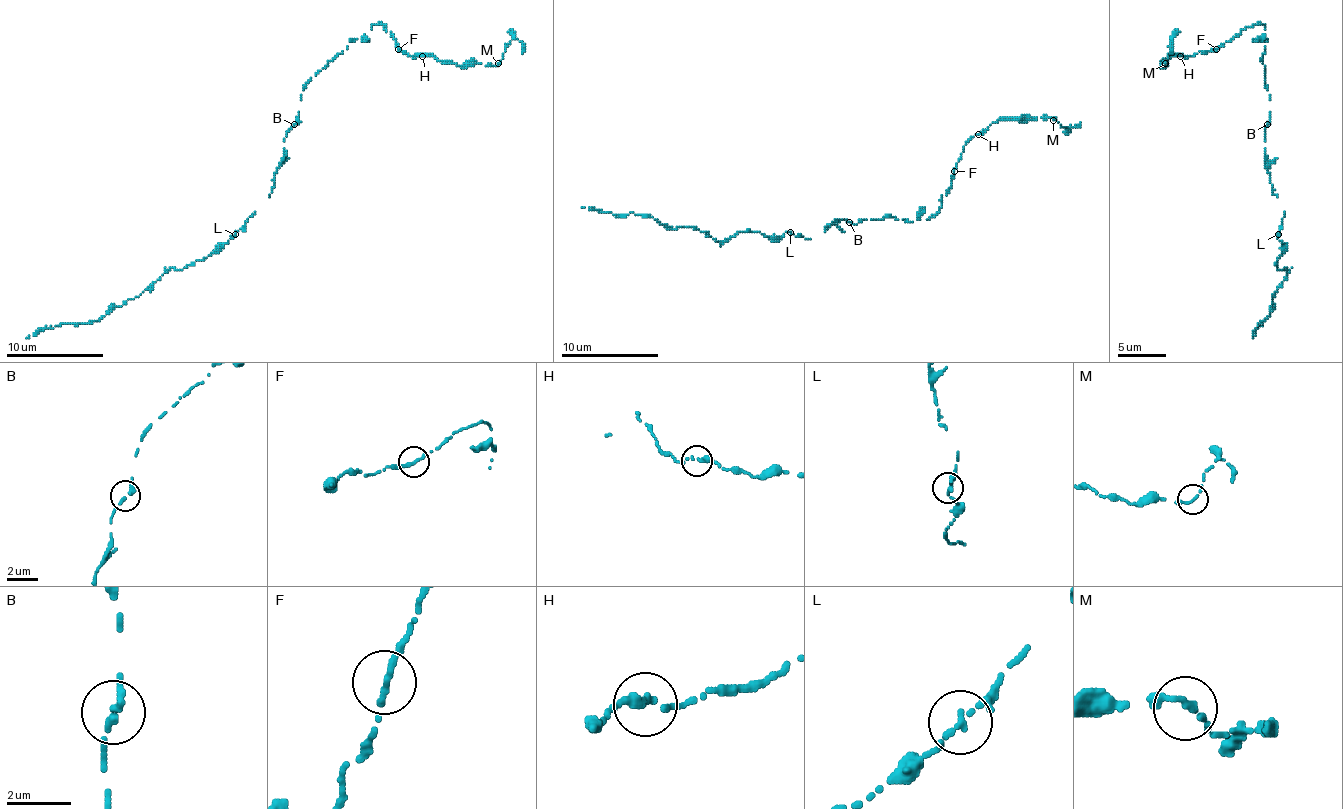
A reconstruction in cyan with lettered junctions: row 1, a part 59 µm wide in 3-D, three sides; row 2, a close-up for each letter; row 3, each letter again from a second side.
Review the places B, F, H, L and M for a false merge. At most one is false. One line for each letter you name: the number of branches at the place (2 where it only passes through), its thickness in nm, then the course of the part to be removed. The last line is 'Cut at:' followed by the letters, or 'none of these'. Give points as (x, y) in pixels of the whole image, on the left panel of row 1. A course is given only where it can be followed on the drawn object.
Cut at: none of these

